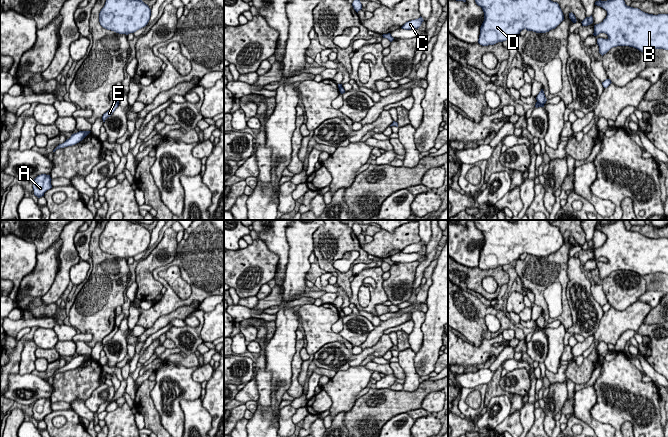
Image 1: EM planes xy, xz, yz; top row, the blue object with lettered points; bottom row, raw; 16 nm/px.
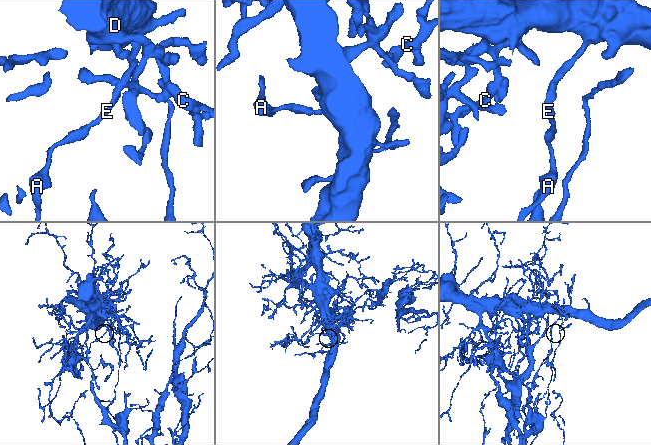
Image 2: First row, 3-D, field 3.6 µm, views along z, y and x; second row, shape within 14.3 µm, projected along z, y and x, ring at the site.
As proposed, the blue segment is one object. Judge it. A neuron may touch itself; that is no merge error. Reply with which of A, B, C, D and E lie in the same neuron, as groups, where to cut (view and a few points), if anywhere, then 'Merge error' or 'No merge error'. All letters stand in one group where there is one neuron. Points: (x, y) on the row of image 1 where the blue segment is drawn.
Groups: A E / B C D. Split along xy (115, 101), (118, 103). Merge error

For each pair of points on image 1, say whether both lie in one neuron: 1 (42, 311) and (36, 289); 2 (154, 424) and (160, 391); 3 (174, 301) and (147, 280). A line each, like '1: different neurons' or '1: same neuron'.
1: different neurons
2: different neurons
3: different neurons

